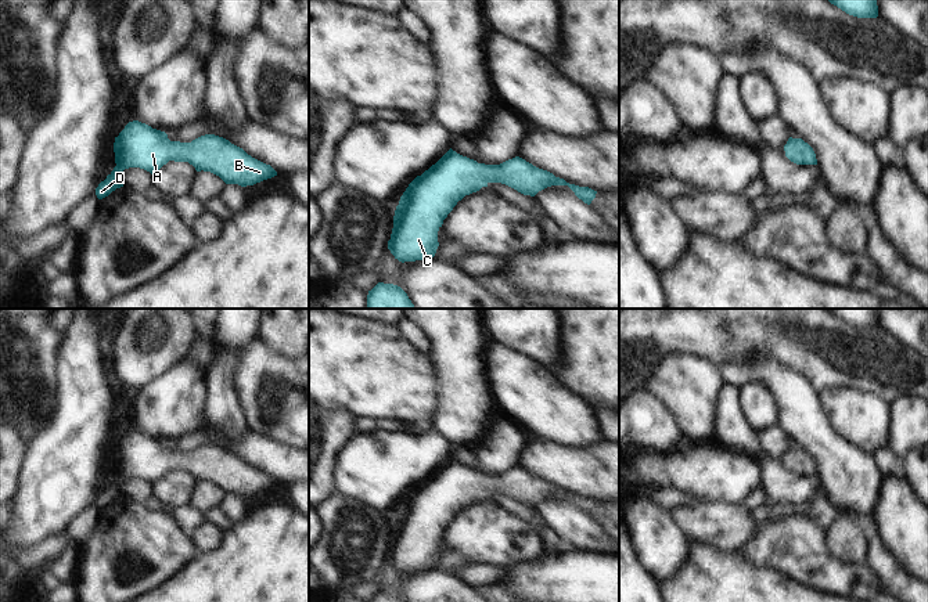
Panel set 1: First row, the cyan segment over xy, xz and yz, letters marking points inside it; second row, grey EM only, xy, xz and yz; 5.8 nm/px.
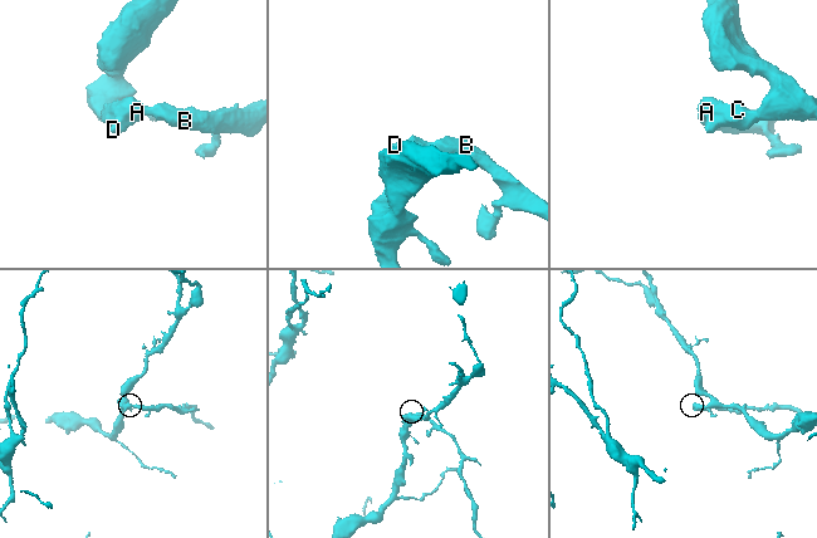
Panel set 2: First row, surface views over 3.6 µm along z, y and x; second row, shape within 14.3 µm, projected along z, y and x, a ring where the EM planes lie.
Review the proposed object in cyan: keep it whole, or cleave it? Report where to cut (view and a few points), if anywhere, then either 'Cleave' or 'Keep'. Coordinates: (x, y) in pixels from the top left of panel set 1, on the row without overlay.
No split. Keep.

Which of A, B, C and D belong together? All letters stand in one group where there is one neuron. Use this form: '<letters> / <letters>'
A B C D

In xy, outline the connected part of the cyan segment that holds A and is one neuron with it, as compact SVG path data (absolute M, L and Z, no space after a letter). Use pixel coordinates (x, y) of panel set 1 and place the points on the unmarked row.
M139 430L129 432L115 447L114 480L96 498L98 509L123 497L119 486L125 479L140 477L151 484L169 471L188 472L197 482L211 482L226 494L253 495L277 486L277 482L229 450L205 444L191 453L170 451L165 441Z

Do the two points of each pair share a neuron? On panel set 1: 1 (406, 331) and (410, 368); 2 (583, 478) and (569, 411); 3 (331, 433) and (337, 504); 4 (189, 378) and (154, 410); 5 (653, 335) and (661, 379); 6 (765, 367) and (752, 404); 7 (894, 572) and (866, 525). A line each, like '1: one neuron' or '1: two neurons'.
1: two neurons
2: two neurons
3: two neurons
4: one neuron
5: two neurons
6: two neurons
7: one neuron

